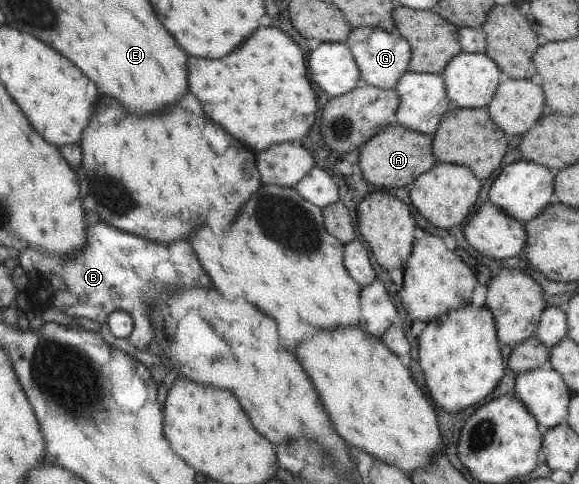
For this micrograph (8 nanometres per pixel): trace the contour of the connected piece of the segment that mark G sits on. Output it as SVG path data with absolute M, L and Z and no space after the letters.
M357 27L349 33L349 39L345 41L345 45L357 64L360 84L393 90L399 77L407 72L410 47L407 40L397 33L391 35L391 33L385 33L377 27Z

